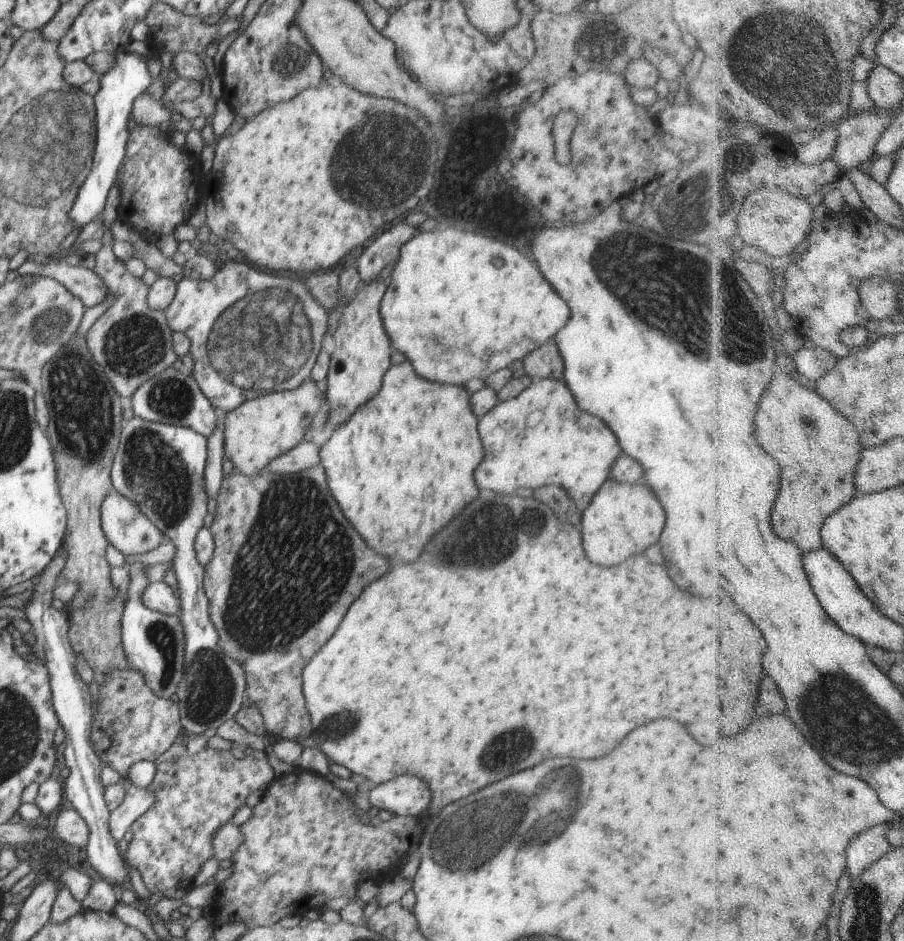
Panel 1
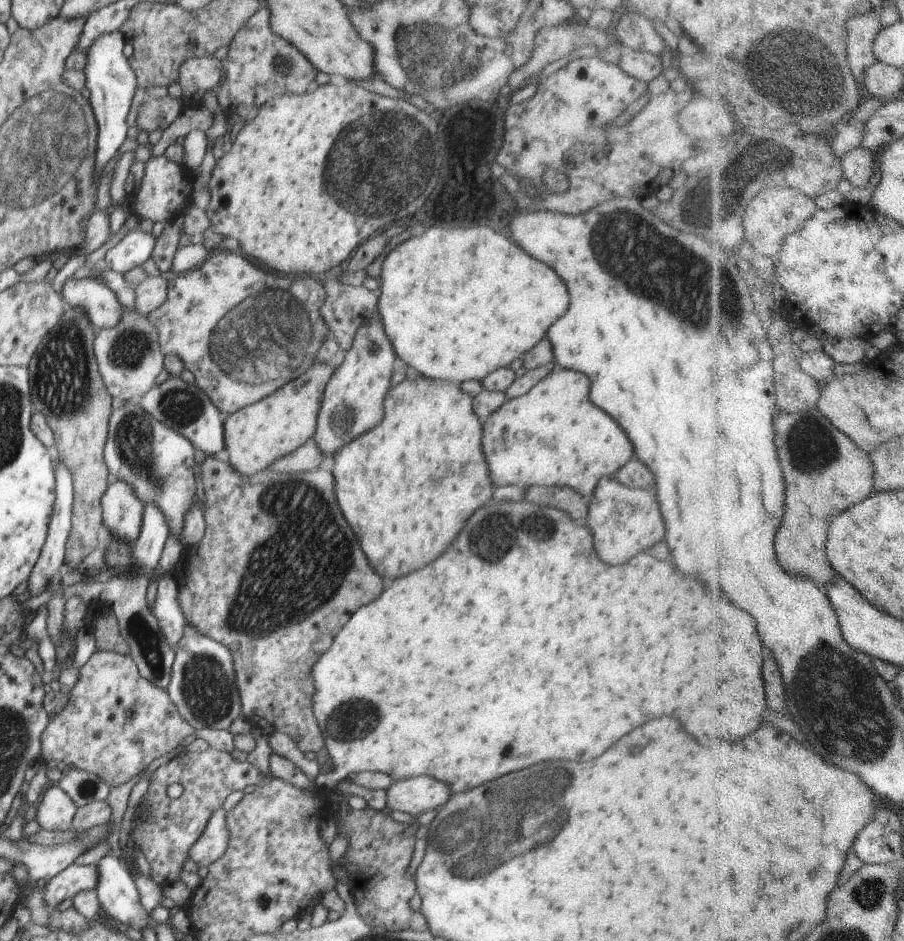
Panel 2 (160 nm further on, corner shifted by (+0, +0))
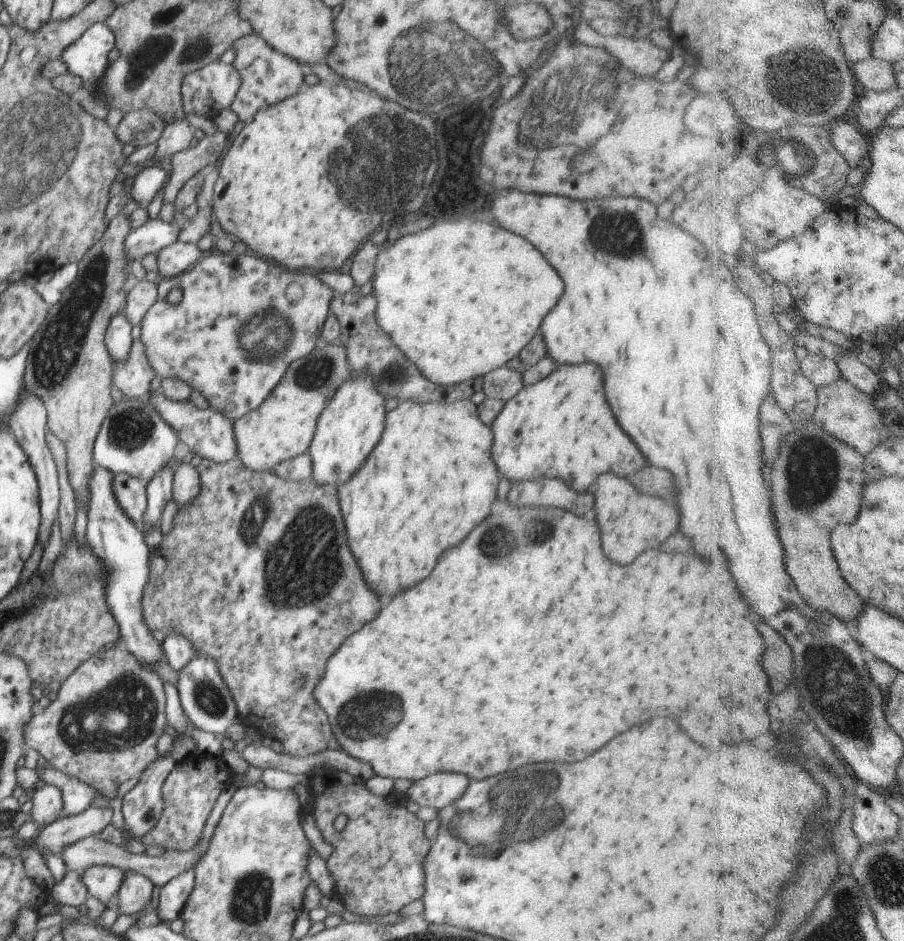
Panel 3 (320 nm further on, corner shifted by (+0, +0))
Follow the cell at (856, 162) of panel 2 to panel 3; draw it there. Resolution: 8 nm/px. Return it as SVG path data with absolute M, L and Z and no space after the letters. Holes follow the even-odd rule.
M841 119L833 130L834 144L846 156L853 168L862 164L864 156L871 156L871 138L864 134L859 126Z

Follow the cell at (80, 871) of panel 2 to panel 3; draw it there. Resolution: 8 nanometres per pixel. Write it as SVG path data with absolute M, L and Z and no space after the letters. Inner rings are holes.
M96 865L87 868L81 877L87 886L88 896L94 896L102 904L109 906L123 885L125 871L118 867Z

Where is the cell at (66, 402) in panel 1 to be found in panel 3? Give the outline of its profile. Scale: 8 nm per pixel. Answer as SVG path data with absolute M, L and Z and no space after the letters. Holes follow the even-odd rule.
M119 213L109 223L102 239L97 240L77 263L78 274L66 287L60 300L50 306L44 322L30 340L29 353L25 362L24 387L39 396L46 407L47 428L56 435L66 447L67 470L75 495L82 499L89 509L89 478L96 464L93 462L93 446L100 427L116 402L112 399L113 364L105 345L105 332L109 322L122 312L127 294L122 290L124 282L130 277L126 274L126 237L132 232L129 216Z

